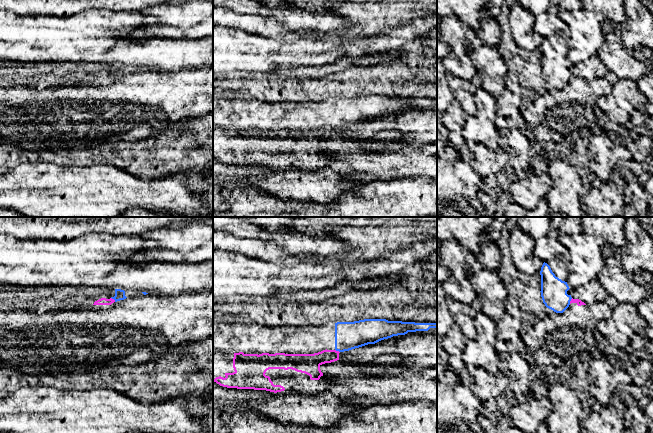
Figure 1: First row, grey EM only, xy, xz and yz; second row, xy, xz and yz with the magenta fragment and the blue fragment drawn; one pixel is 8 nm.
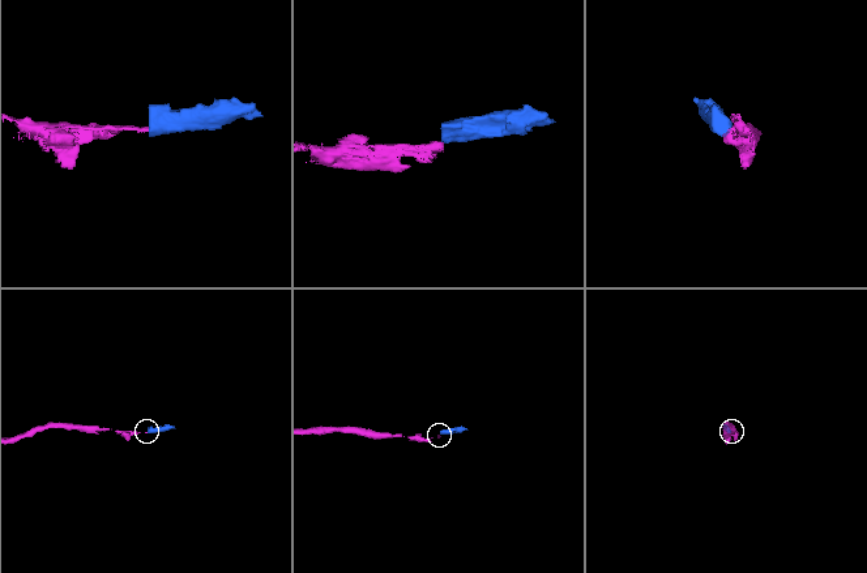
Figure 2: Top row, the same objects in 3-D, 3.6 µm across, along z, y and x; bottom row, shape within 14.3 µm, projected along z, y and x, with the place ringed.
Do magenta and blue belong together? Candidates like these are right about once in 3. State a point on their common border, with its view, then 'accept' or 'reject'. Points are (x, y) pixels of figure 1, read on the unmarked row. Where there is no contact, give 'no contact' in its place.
contact yz (570, 77); reject

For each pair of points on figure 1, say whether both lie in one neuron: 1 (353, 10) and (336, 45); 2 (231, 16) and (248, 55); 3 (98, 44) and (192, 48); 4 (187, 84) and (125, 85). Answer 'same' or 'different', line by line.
1: different
2: different
3: same
4: same

